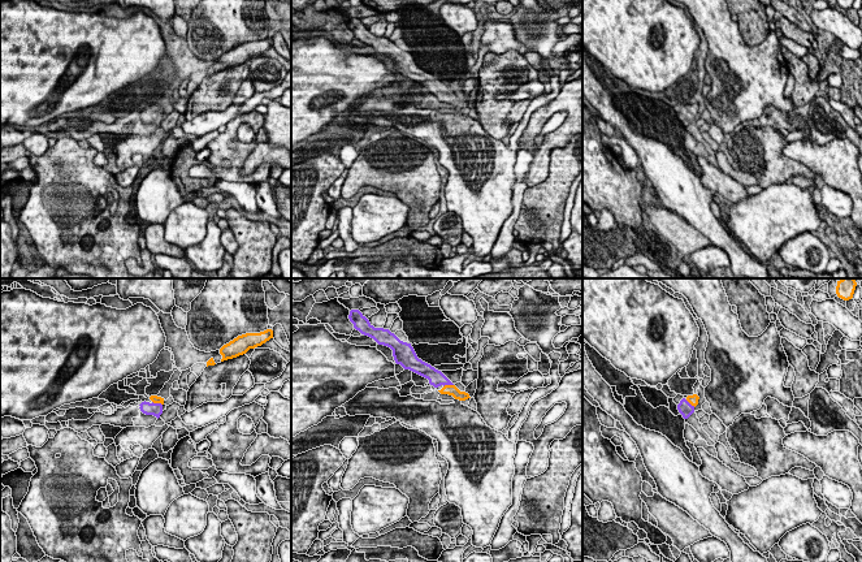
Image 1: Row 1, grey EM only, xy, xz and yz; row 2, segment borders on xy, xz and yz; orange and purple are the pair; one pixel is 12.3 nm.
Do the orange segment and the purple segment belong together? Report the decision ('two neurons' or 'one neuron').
one neuron

